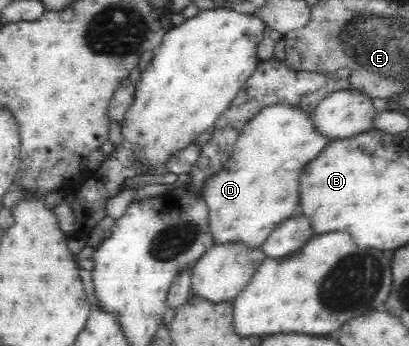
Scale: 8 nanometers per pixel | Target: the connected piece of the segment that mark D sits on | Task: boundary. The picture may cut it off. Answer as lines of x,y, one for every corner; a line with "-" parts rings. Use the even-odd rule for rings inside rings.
276,105
262,109
253,120
248,121
245,129
242,129
234,151
222,169
206,177
201,189
193,193
194,199
202,202
206,208
207,232
213,245
241,245
248,251
256,251
261,249
271,231
281,221
298,213
298,173
328,143
314,132
307,117
308,113
299,107

